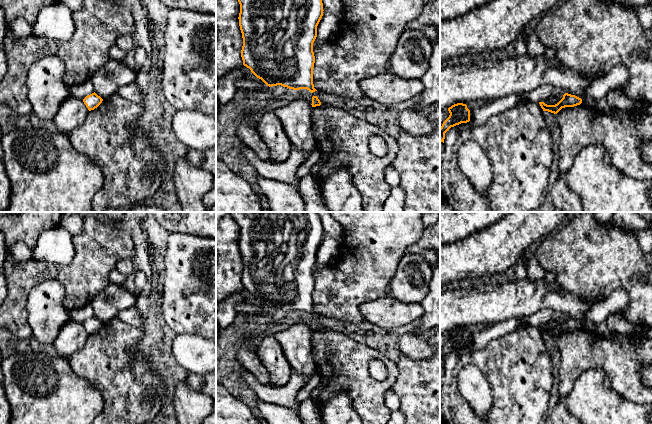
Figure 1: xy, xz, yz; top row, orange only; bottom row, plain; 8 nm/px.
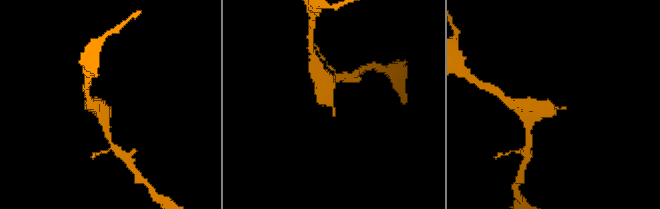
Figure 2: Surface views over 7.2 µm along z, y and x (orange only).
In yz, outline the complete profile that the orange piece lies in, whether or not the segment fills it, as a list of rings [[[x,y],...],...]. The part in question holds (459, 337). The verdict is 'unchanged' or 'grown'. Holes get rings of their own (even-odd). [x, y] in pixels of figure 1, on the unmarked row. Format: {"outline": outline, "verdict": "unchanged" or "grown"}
{"outline": [[[457,327],[448,332],[449,341],[440,351],[440,365],[444,367],[445,357],[451,352],[461,347],[470,345],[470,334],[466,328]]], "verdict": "unchanged"}

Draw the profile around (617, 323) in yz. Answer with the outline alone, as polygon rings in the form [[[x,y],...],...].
[[[621,313],[610,314],[606,320],[606,325],[613,334],[621,334],[630,337],[635,337],[639,340],[645,340],[644,335],[646,331],[644,330],[646,325],[632,323],[630,320],[626,319]]]

